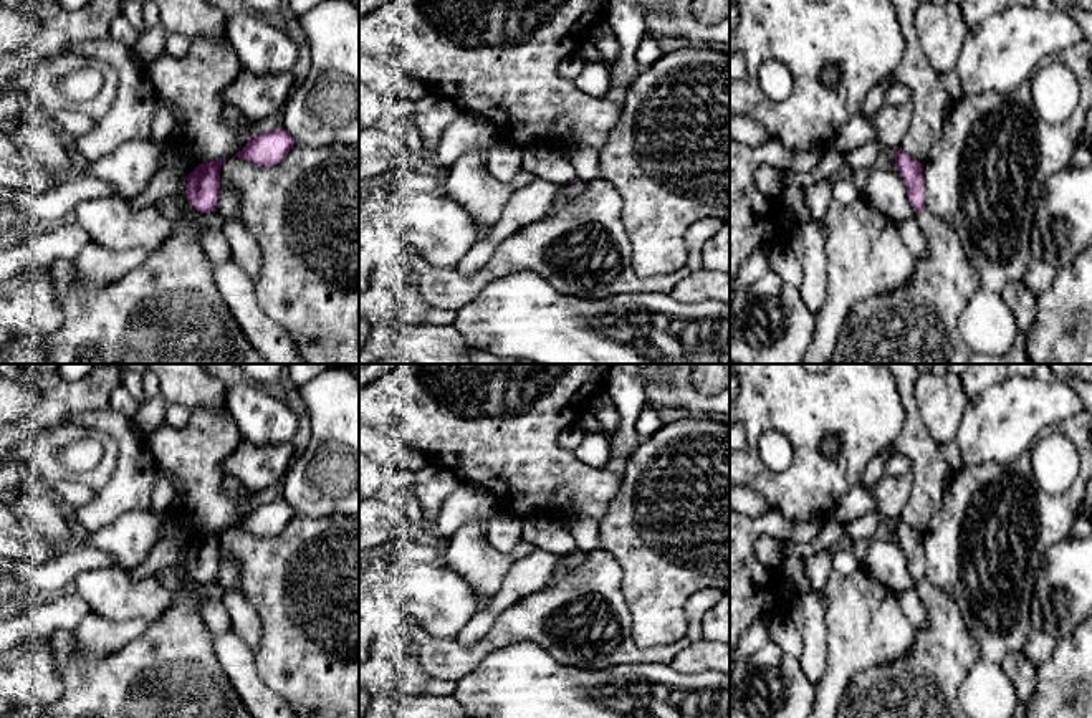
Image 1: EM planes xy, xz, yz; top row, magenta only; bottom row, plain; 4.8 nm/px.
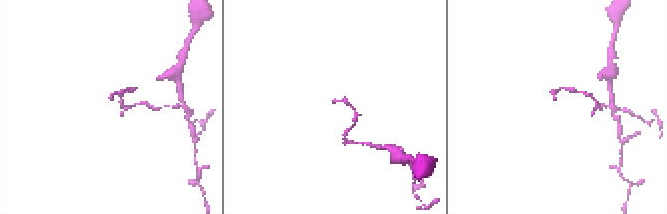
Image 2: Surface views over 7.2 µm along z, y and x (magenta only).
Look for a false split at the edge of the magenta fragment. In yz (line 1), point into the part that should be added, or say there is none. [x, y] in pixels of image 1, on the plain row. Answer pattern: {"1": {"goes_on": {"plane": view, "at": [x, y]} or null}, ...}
{"1": {"goes_on": null}}

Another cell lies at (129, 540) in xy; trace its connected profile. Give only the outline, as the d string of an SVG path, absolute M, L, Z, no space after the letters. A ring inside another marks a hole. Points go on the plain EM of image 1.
M131 511L114 523L89 533L88 546L114 558L114 567L124 572L146 561L154 544L162 538L162 519L152 511Z

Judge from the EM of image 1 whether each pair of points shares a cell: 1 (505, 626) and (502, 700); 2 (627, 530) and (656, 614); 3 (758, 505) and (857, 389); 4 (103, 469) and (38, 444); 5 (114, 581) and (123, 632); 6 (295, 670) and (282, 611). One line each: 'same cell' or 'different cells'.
1: different cells
2: same cell
3: different cells
4: same cell
5: different cells
6: same cell

